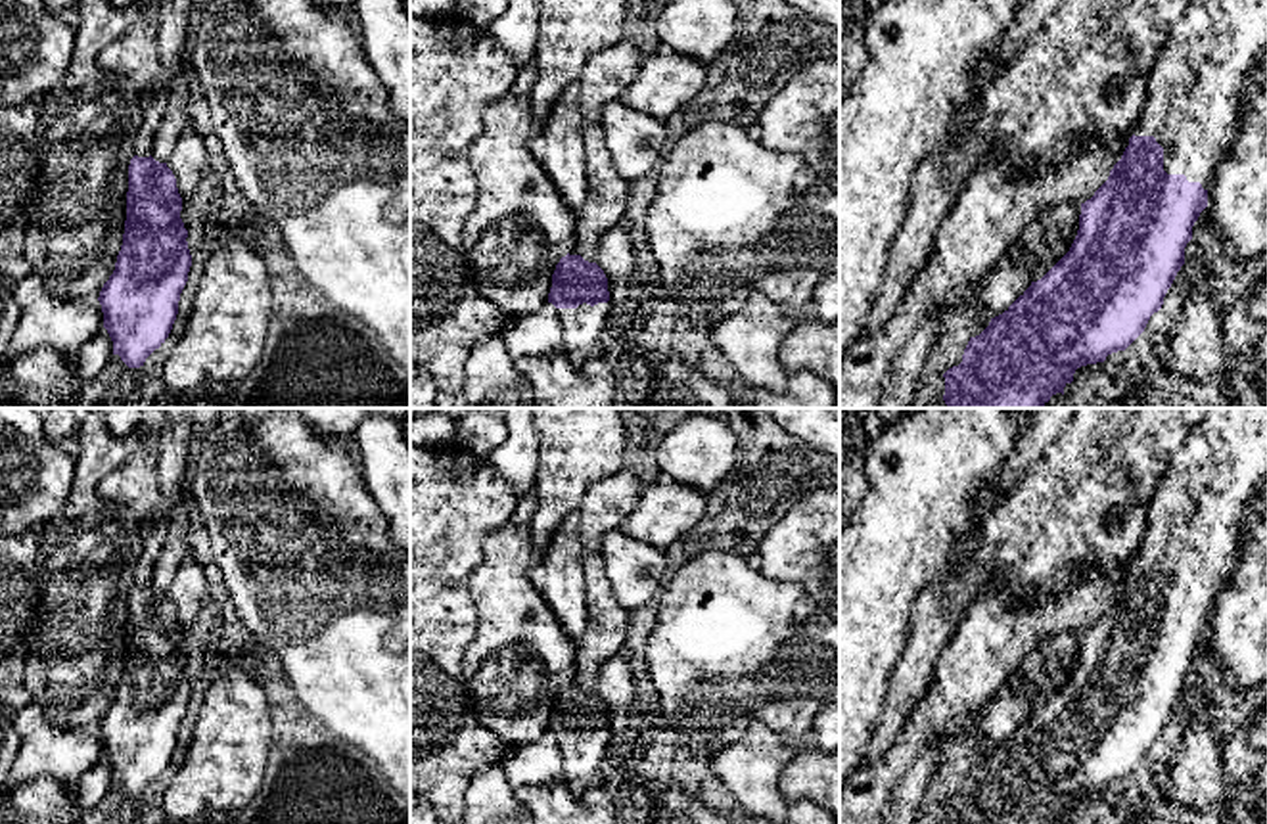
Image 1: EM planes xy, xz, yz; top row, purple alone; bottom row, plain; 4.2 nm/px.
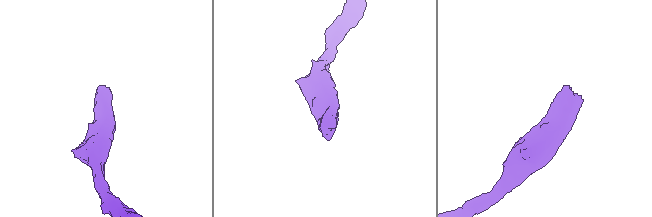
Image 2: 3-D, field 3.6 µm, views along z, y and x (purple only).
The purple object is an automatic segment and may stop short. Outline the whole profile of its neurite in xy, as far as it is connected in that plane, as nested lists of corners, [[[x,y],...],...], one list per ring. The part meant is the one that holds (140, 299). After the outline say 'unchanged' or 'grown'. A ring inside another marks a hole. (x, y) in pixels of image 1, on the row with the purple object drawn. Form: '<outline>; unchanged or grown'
[[[134,155],[123,245],[98,297],[113,355],[128,368],[144,366],[165,343],[178,314],[192,266],[180,211],[182,197],[167,163]]]; unchanged

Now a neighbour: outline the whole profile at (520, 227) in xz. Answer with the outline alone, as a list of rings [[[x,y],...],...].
[[[504,94],[485,111],[485,128],[470,146],[477,199],[462,230],[462,253],[477,291],[504,316],[531,314],[548,303],[552,274],[575,249],[575,217],[529,149],[539,130],[529,98]]]

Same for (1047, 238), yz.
[[[1064,201],[1043,211],[1002,255],[1027,257],[1031,282],[1041,280],[1071,247],[1079,230],[1081,203]]]

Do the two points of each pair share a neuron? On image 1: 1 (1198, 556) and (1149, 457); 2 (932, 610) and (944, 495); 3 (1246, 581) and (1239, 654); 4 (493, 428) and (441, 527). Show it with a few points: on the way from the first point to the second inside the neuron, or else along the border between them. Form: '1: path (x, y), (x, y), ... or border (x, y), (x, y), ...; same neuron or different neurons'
1: border (1185, 441), (1158, 481), (1145, 522); different neurons
2: border (959, 543), (942, 575), (915, 602), (911, 619); different neurons
3: path (1246, 598), (1246, 637); same neuron
4: border (457, 447), (485, 458); different neurons

